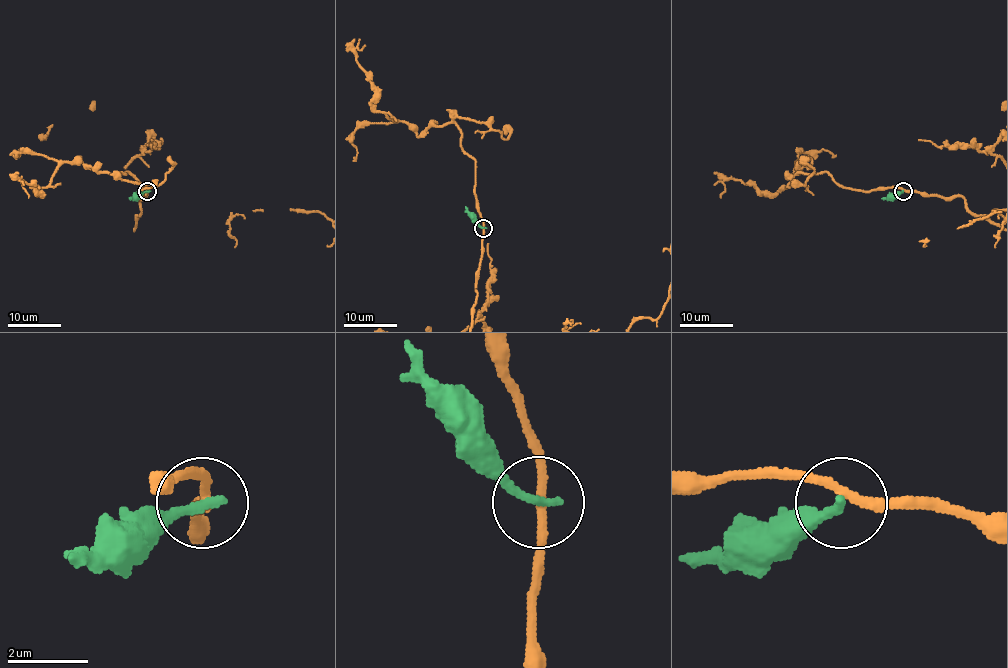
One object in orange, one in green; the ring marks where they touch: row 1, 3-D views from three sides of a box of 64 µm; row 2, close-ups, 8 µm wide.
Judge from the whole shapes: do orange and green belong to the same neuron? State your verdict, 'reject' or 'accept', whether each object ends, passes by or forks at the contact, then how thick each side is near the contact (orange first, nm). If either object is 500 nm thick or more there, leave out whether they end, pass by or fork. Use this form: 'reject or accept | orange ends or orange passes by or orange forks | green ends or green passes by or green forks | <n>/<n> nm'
reject | orange passes by | green ends | 220/260 nm

